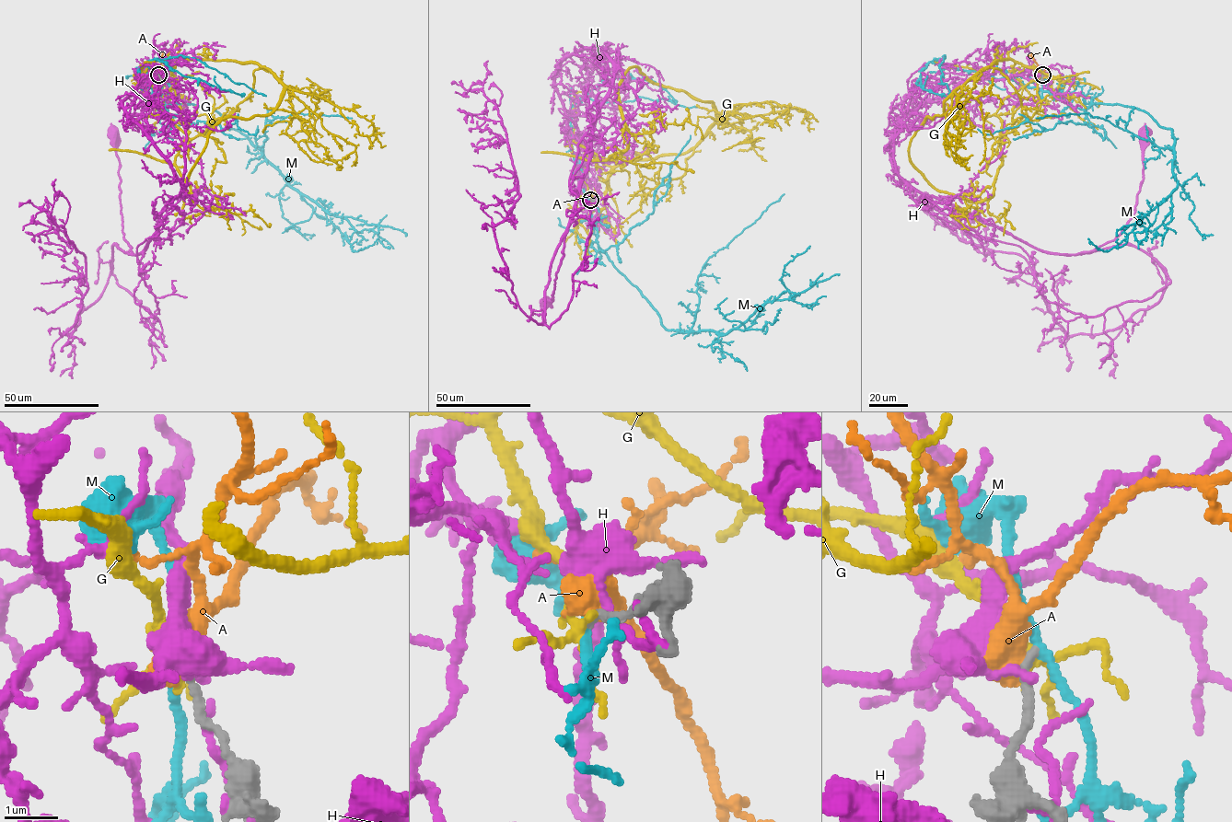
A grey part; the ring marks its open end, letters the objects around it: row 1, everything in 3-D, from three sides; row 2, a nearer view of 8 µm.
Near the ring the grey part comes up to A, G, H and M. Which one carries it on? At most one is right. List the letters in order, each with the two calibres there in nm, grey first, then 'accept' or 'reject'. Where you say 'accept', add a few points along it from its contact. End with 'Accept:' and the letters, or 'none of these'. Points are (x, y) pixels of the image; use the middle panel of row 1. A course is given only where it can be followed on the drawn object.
A: 170 nm thick on the grey side, 480 nm on the other; reject
G: 170 nm thick on the grey side, 120 nm on the other; reject
H: 200 nm thick on the grey side, 100 nm on the other; reject
M: 150 nm thick on the grey side, 160 nm on the other; reject
Accept: none of these

